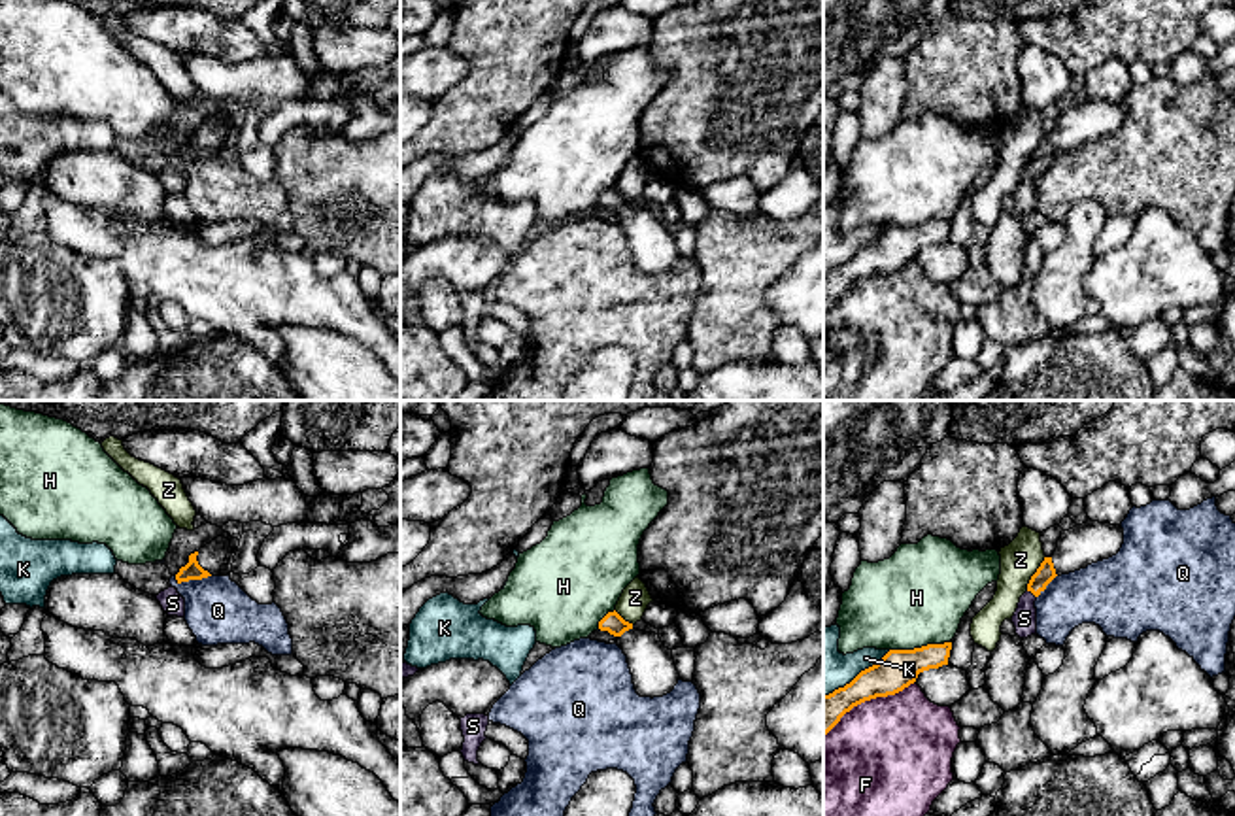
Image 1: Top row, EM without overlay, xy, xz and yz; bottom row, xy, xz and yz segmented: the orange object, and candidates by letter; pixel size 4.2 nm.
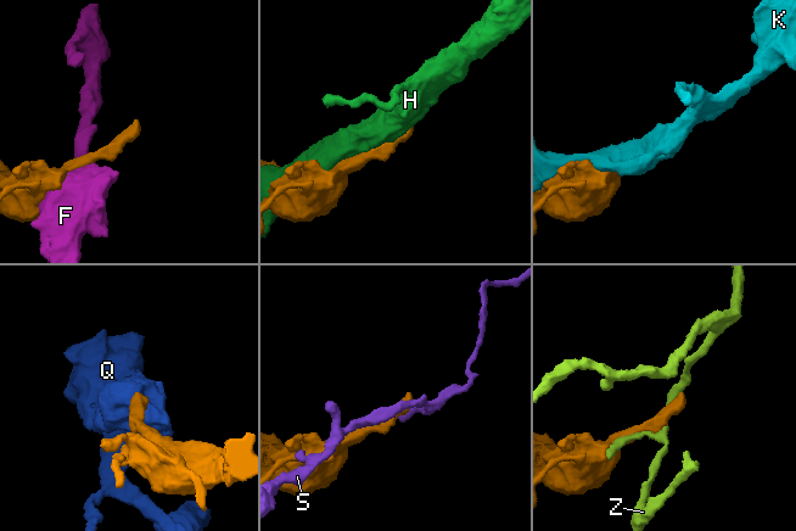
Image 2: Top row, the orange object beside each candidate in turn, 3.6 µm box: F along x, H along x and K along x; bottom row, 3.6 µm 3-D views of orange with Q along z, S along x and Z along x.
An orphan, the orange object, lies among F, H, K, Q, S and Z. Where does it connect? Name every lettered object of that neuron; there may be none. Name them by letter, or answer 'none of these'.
none of these

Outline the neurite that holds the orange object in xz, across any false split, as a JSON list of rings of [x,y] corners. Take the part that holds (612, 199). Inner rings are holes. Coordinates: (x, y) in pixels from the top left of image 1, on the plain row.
[[[616,187],[599,198],[601,208],[608,208],[618,215],[618,223],[627,232],[634,266],[640,274],[663,274],[674,266],[680,257],[672,227],[668,227],[659,212],[636,208]]]

